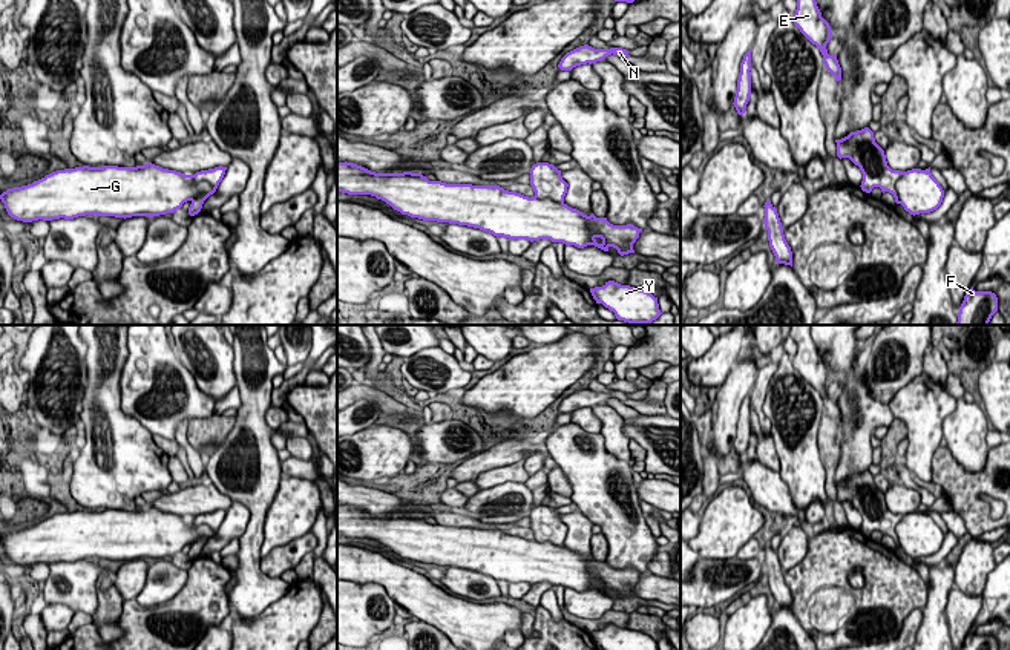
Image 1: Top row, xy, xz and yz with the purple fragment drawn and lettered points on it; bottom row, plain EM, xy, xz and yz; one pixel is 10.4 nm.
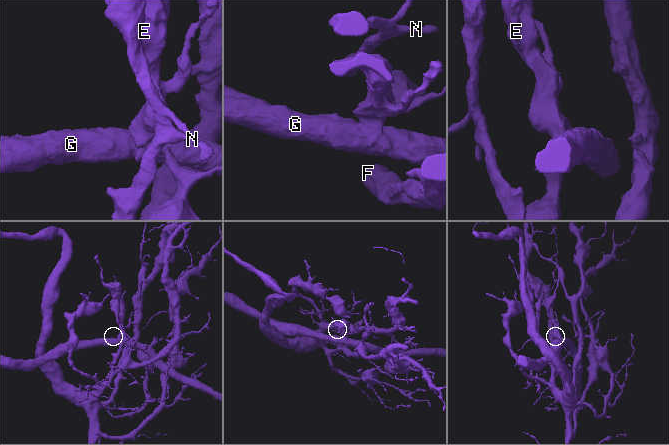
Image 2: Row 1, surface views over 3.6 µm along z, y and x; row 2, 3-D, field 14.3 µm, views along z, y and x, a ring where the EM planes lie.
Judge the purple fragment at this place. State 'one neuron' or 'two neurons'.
two neurons

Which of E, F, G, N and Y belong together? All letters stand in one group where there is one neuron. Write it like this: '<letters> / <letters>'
E F N Y / G

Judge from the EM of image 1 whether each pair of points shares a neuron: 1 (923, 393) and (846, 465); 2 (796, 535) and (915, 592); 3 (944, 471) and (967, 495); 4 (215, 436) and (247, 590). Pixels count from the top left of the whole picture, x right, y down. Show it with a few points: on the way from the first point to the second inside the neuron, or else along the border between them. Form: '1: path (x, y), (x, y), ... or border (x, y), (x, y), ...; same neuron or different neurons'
1: border (888, 405), (895, 417); different neurons
2: border (809, 538), (806, 555), (787, 571); different neurons
3: path (950, 477), (963, 489); same neuron
4: border (236, 416), (233, 428), (209, 457); different neurons

